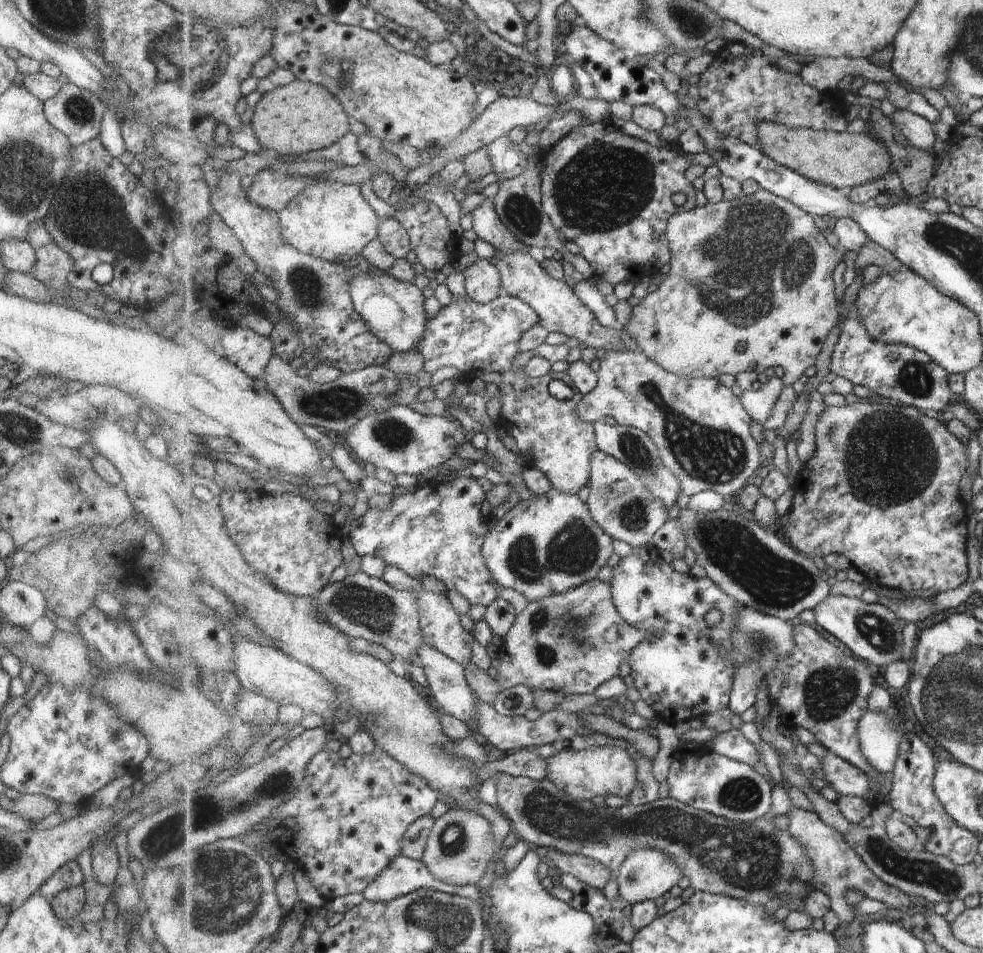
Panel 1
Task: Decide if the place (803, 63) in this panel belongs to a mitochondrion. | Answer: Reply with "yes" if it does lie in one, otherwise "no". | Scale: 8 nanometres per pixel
no

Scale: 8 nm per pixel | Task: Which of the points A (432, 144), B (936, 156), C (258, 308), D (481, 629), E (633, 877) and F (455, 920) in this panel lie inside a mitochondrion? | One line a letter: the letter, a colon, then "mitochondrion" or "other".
A: mitochondrion
B: other
C: other
D: other
E: mitochondrion
F: mitochondrion

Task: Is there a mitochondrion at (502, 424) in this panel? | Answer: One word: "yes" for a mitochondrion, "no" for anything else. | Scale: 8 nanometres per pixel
no

